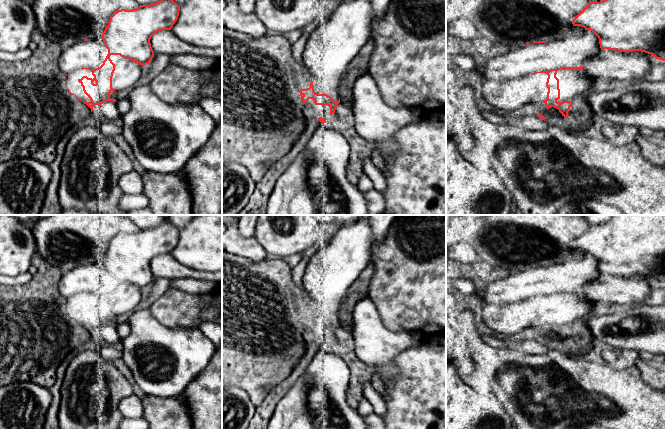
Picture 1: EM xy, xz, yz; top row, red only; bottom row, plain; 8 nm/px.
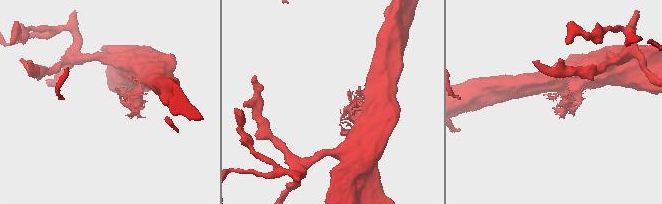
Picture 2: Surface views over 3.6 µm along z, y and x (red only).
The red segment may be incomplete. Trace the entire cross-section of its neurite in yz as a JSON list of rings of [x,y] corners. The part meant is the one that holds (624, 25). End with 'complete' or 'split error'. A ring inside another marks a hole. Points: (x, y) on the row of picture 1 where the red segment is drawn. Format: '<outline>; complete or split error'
[[[665,0],[589,1],[572,24],[592,31],[599,39],[601,50],[641,51],[665,61]]]; complete

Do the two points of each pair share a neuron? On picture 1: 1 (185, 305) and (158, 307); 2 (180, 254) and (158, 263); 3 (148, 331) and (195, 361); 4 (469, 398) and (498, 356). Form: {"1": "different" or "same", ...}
{"1": "same", "2": "different", "3": "same", "4": "different"}

